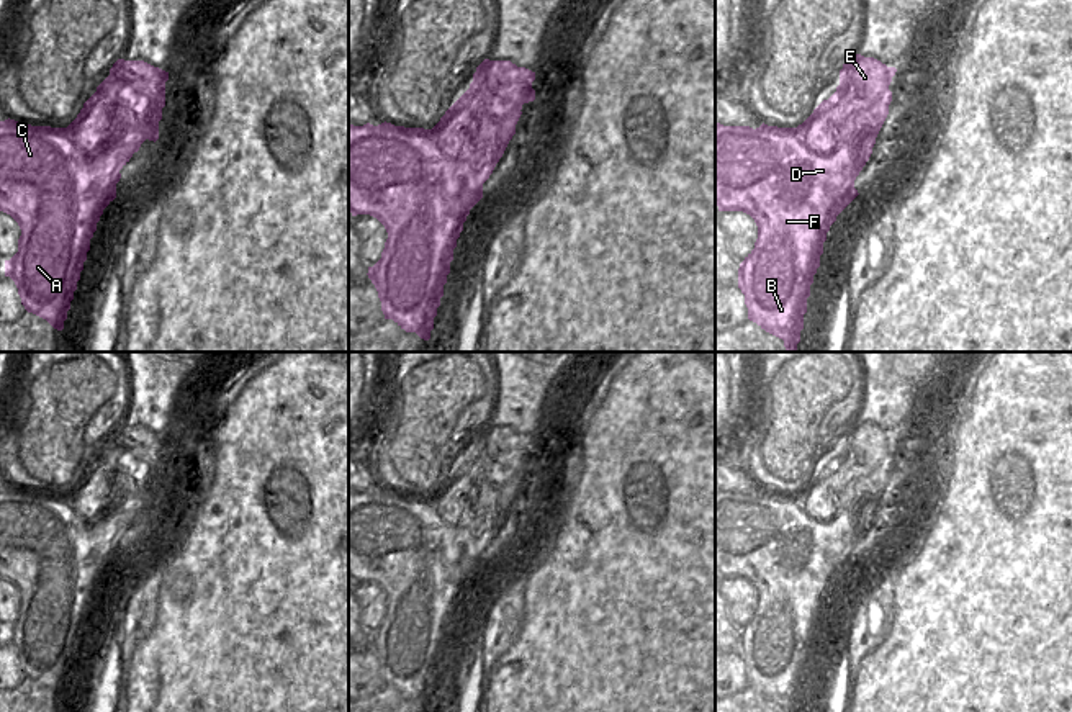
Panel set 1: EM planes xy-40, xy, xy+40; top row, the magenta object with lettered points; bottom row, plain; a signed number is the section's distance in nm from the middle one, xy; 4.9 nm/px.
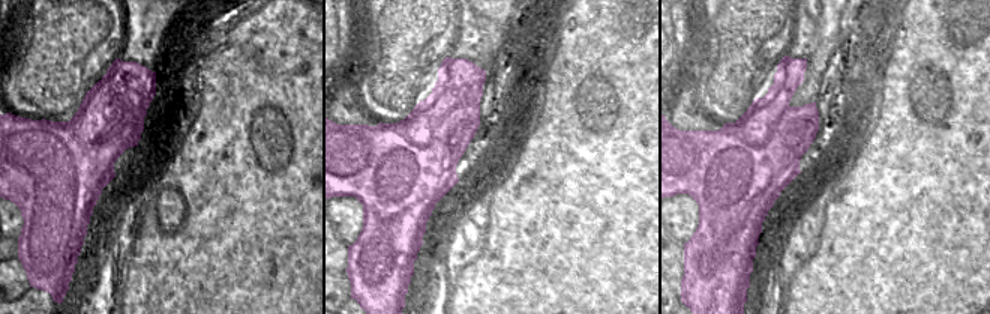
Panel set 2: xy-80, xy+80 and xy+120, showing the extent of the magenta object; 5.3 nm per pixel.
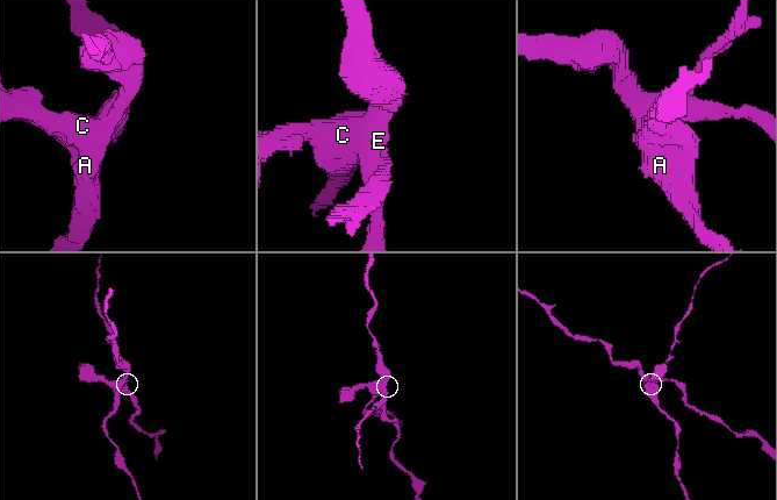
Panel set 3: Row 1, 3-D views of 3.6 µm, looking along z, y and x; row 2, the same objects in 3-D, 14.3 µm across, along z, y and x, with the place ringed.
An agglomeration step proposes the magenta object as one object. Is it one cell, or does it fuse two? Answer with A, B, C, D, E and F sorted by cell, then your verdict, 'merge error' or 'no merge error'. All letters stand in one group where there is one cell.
groups A B C D F / E; merge error

